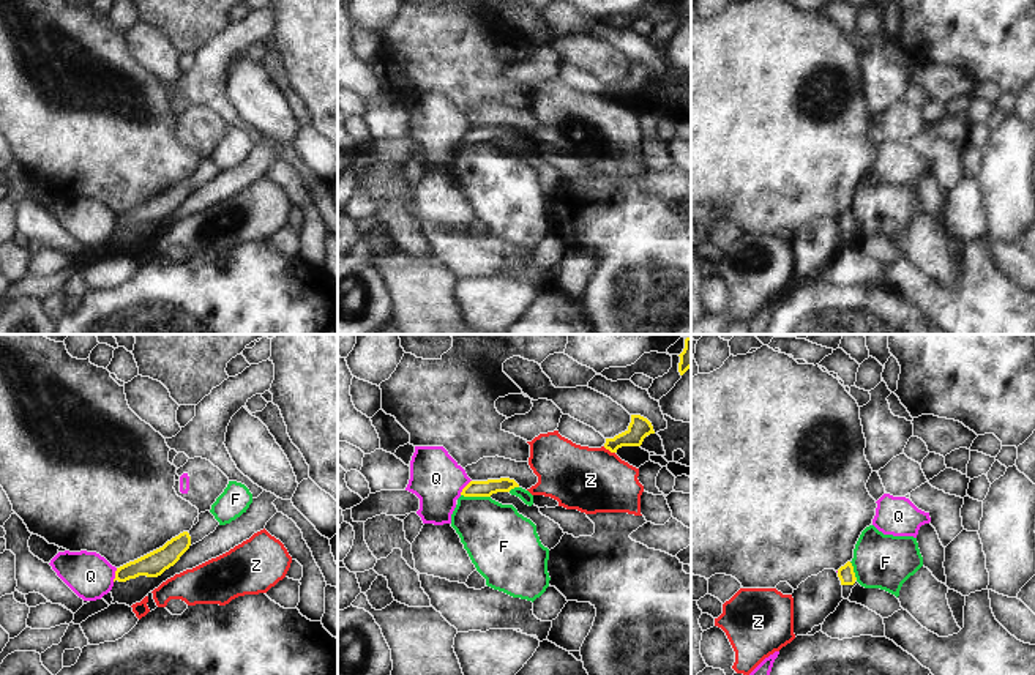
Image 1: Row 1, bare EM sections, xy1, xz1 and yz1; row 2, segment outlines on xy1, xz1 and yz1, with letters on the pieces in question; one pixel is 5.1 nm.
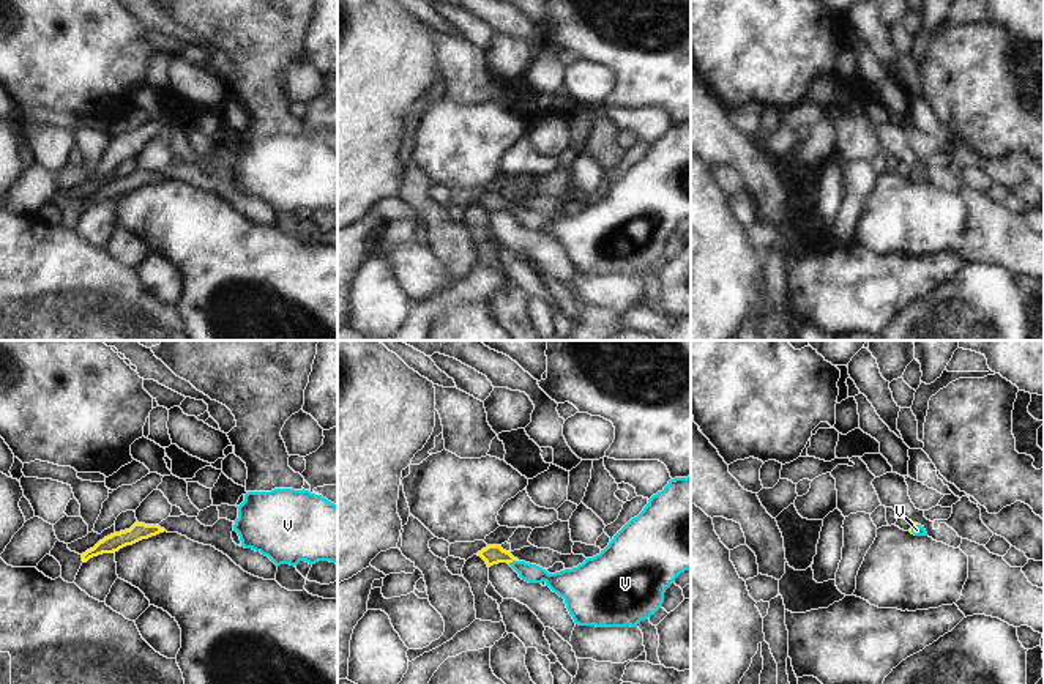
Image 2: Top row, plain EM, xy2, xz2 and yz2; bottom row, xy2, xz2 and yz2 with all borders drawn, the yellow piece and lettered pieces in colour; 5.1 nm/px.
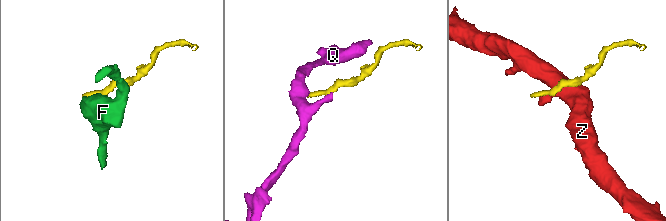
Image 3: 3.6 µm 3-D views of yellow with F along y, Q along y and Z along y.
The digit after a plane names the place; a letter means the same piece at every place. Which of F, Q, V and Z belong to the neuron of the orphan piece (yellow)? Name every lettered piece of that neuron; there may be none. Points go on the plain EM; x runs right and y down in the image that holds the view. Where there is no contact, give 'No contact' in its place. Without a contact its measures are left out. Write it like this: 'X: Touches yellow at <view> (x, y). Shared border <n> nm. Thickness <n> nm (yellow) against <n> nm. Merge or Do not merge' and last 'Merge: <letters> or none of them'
F: Touches yellow at xz1 (475, 142). Shared border 150 nm. Thickness 80 nm (yellow) against 340 nm. Do not merge
Q: Touches yellow at xz1 (464, 134). Shared border 100 nm. Thickness 80 nm (yellow) against 260 nm. Do not merge
V: Touches yellow at xz2 (513, 207). Shared border 60 nm. Thickness 100 nm (yellow) against 100 nm. Merge
Z: Touches yellow at xz1 (609, 96). Shared border 70 nm. Thickness 110 nm (yellow) against 340 nm. Do not merge
Merge: V

